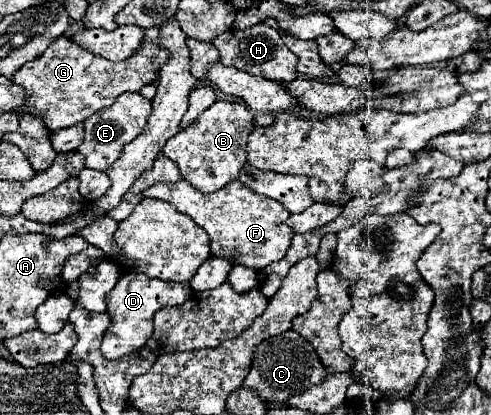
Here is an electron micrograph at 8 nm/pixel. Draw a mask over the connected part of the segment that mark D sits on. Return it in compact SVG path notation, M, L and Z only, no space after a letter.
M125 273L119 277L117 285L107 293L107 313L111 317L111 327L103 335L101 343L101 353L105 359L121 359L137 349L141 349L147 341L147 337L153 333L153 315L161 307L173 307L181 305L189 299L191 295L191 285L189 283L165 283L161 279L151 279L147 275L135 275L135 273Z

